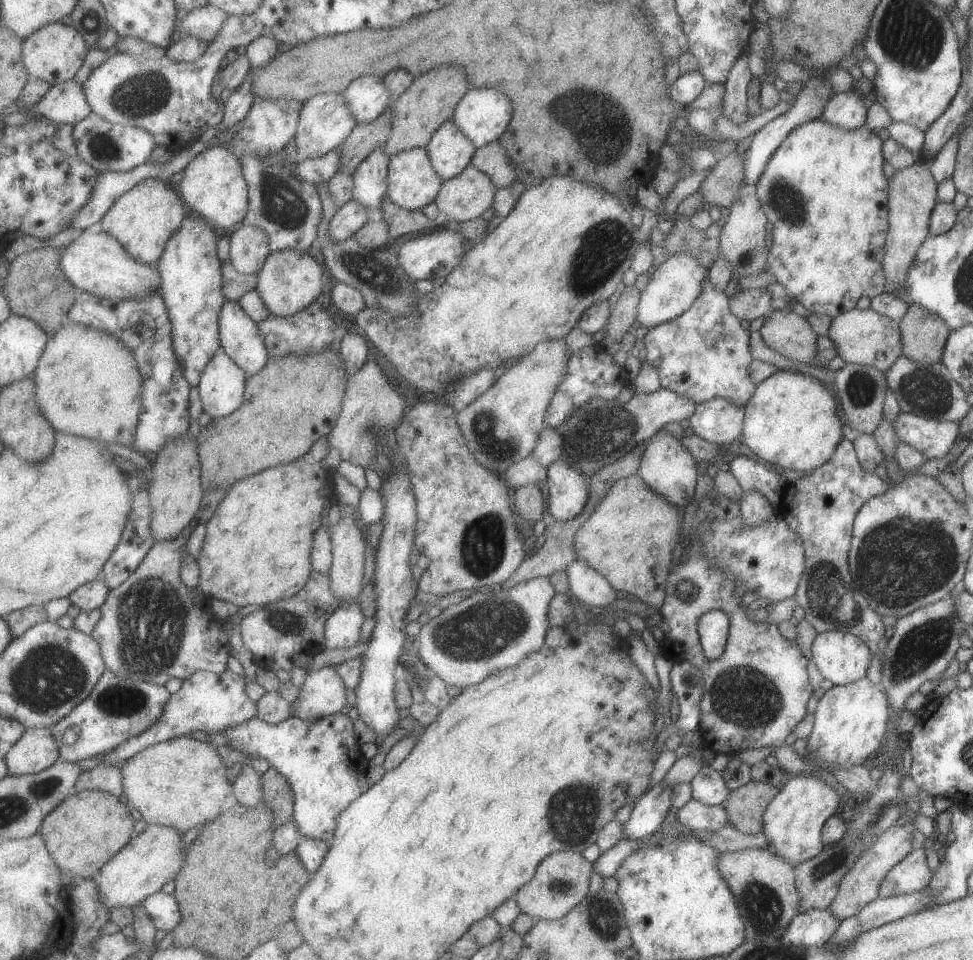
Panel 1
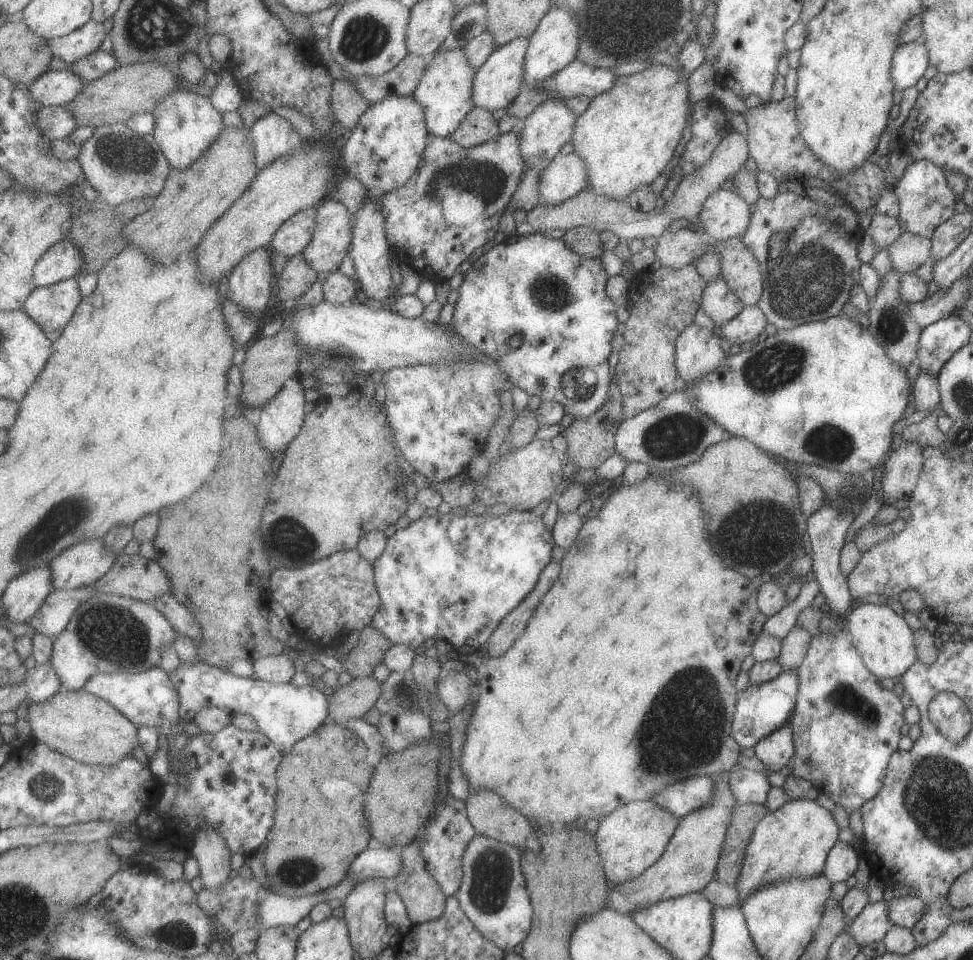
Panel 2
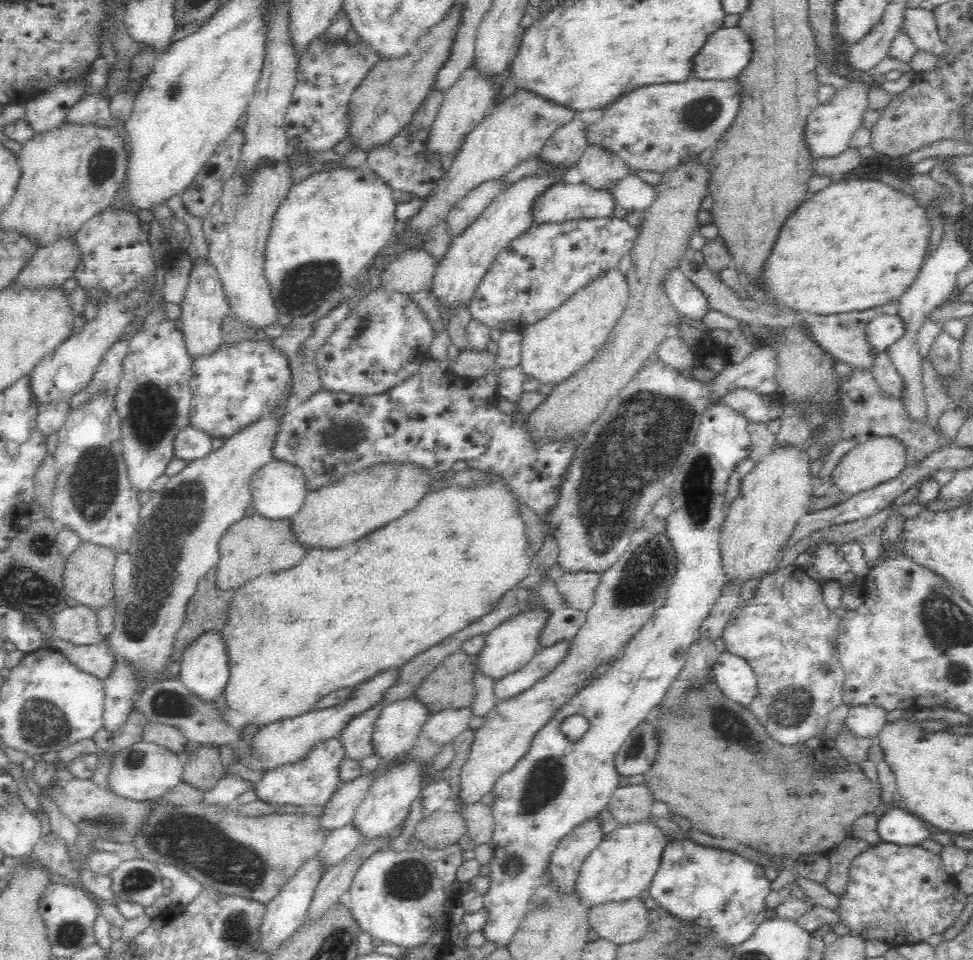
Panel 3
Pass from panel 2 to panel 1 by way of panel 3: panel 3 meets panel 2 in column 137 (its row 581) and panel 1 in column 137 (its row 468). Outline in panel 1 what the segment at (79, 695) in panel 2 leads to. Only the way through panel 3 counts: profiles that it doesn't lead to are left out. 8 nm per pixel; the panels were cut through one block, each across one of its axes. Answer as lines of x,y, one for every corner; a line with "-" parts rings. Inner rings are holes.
187,735
148,746
121,766
124,794
134,812
147,825
167,825
183,832
205,826
222,813
225,798
233,795
229,769
214,744

